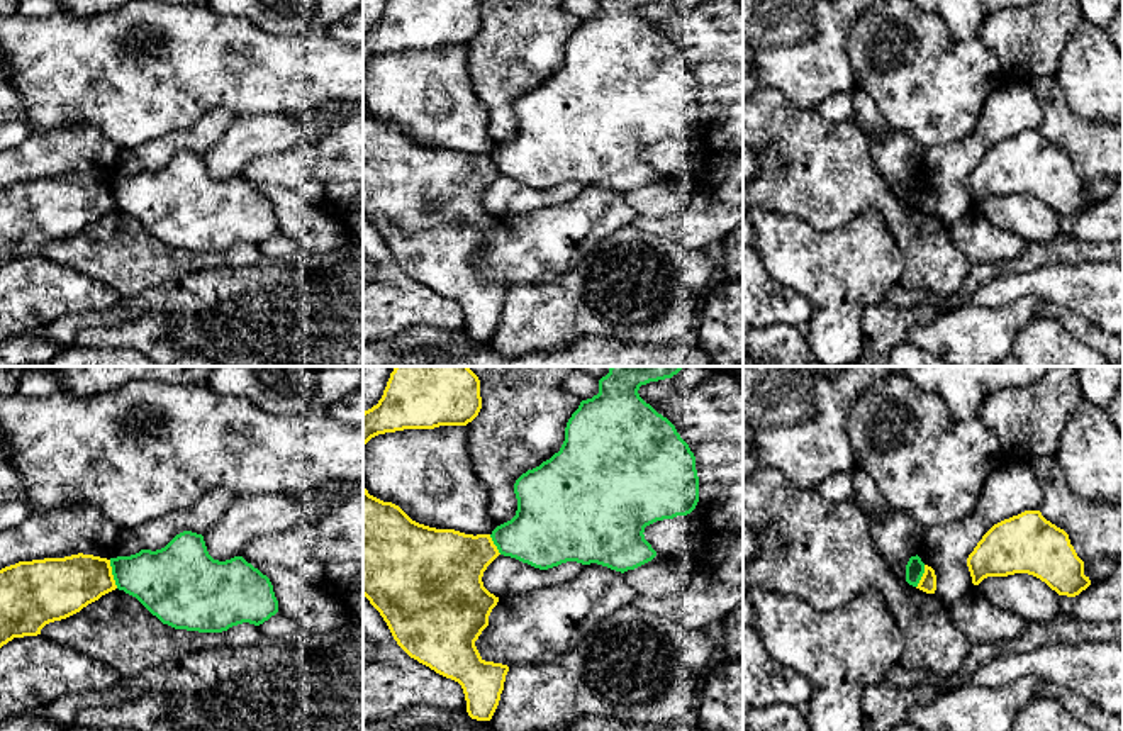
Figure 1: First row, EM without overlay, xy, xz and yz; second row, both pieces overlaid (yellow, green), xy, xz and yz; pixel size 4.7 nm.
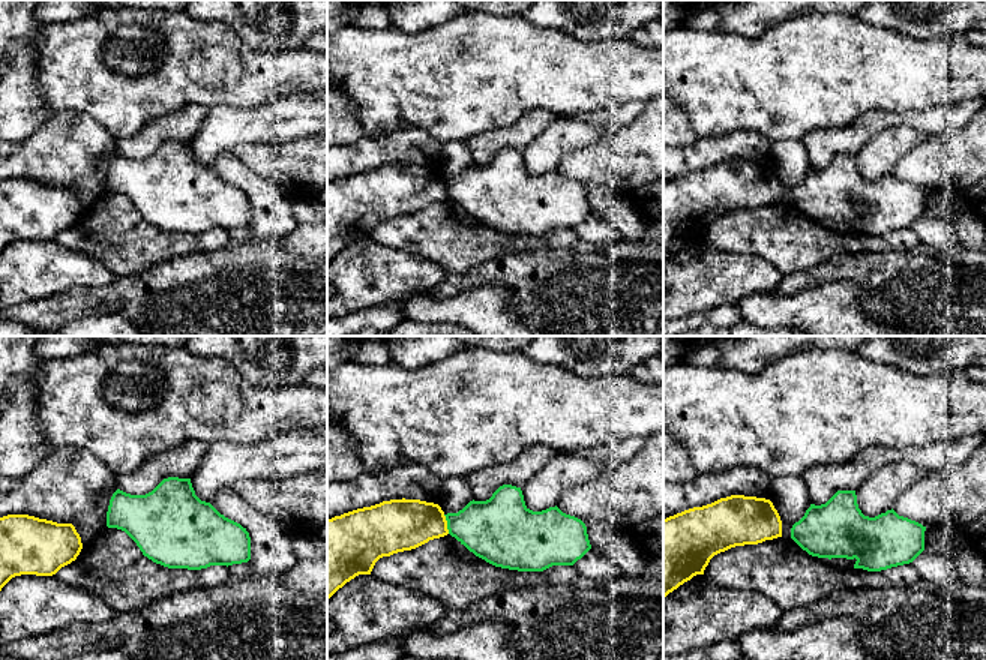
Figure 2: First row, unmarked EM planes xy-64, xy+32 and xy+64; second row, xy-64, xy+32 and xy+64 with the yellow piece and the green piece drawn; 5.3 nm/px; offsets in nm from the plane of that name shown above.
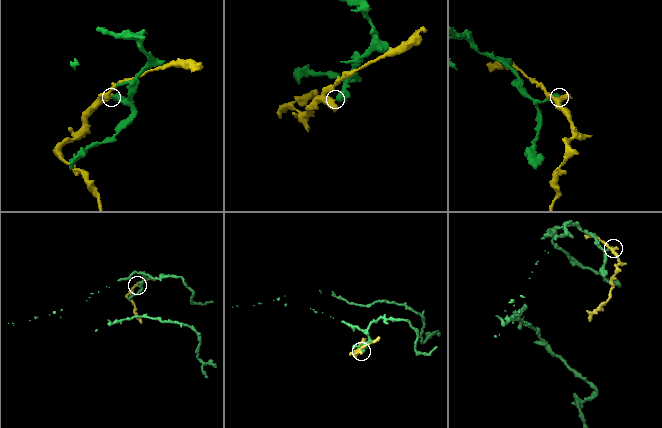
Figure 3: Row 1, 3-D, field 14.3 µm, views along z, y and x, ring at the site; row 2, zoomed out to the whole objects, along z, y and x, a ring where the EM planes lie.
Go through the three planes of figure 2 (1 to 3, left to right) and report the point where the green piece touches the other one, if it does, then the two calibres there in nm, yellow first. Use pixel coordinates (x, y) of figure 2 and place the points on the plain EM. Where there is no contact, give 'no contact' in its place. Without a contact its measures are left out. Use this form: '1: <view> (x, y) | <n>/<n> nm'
1: no contact
2: xy+32 (446, 188) | 280/320 nm
3: no contact

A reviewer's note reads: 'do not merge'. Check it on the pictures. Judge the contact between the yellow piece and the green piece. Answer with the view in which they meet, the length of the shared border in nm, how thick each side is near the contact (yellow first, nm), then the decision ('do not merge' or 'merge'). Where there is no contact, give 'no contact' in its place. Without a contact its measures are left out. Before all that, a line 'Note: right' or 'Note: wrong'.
Note: right
xy | 140 nm | 280/300 nm | do not merge

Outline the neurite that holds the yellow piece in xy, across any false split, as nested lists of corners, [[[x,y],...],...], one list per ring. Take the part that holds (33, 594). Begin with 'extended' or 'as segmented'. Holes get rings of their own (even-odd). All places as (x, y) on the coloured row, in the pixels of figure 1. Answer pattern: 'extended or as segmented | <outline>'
as segmented | [[[71,555],[19,561],[0,570],[0,648],[14,638],[37,636],[54,621],[80,612],[102,595],[115,590],[110,560],[93,555]]]

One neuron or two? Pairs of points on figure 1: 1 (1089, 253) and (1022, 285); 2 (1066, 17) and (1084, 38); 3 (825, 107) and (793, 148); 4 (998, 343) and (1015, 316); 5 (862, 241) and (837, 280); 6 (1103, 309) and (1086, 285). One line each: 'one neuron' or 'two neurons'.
1: two neurons
2: two neurons
3: two neurons
4: one neuron
5: one neuron
6: one neuron

